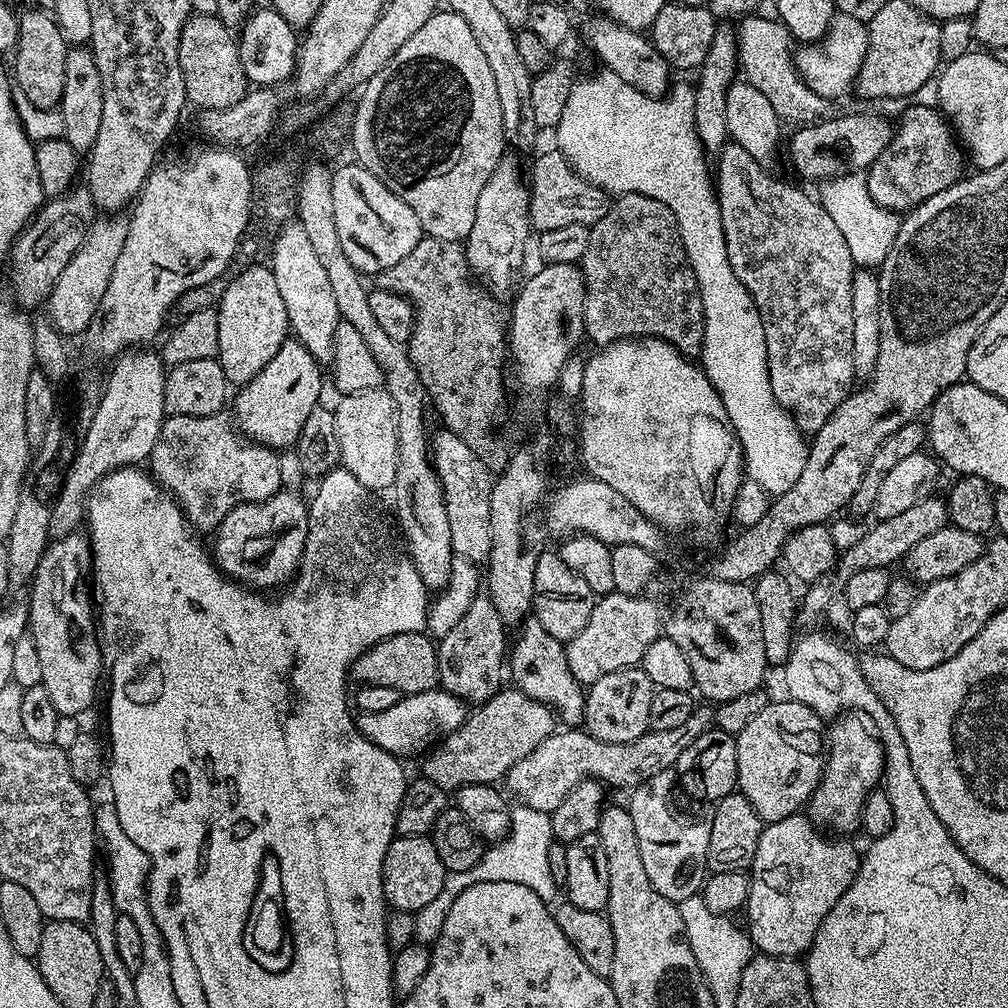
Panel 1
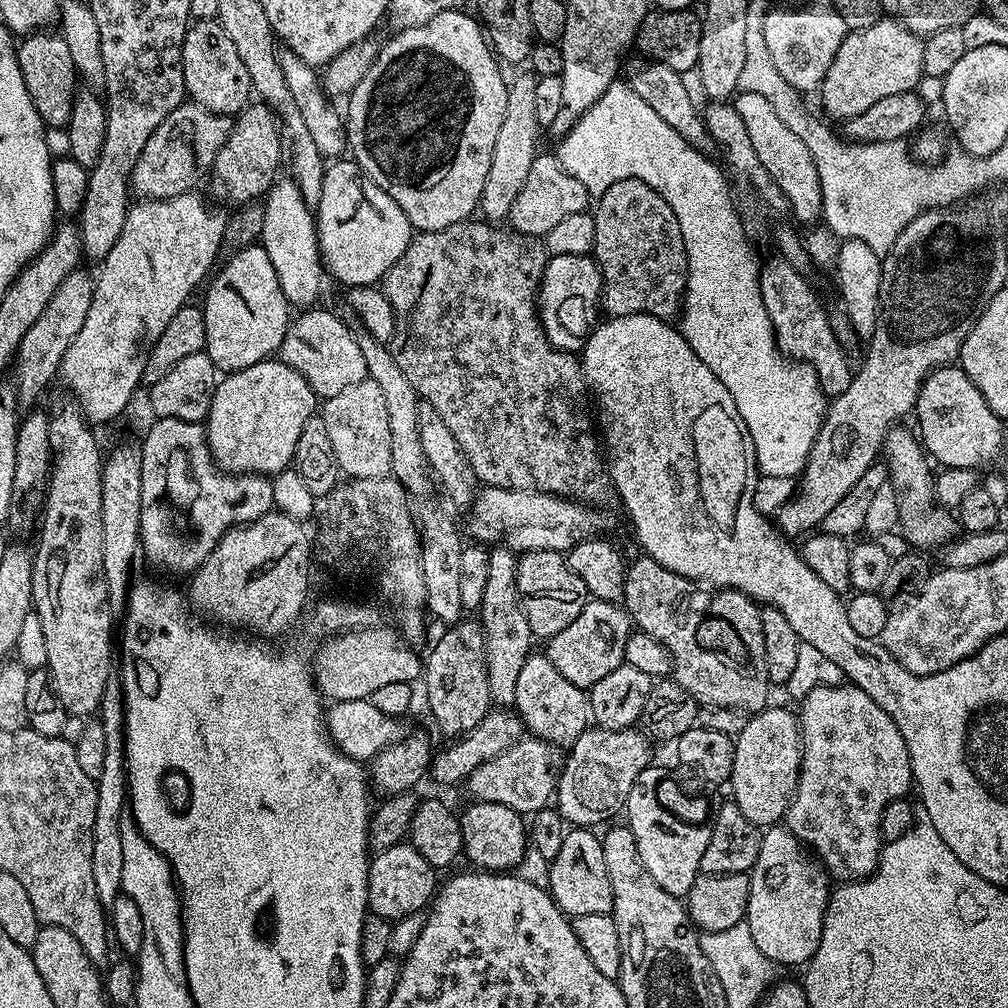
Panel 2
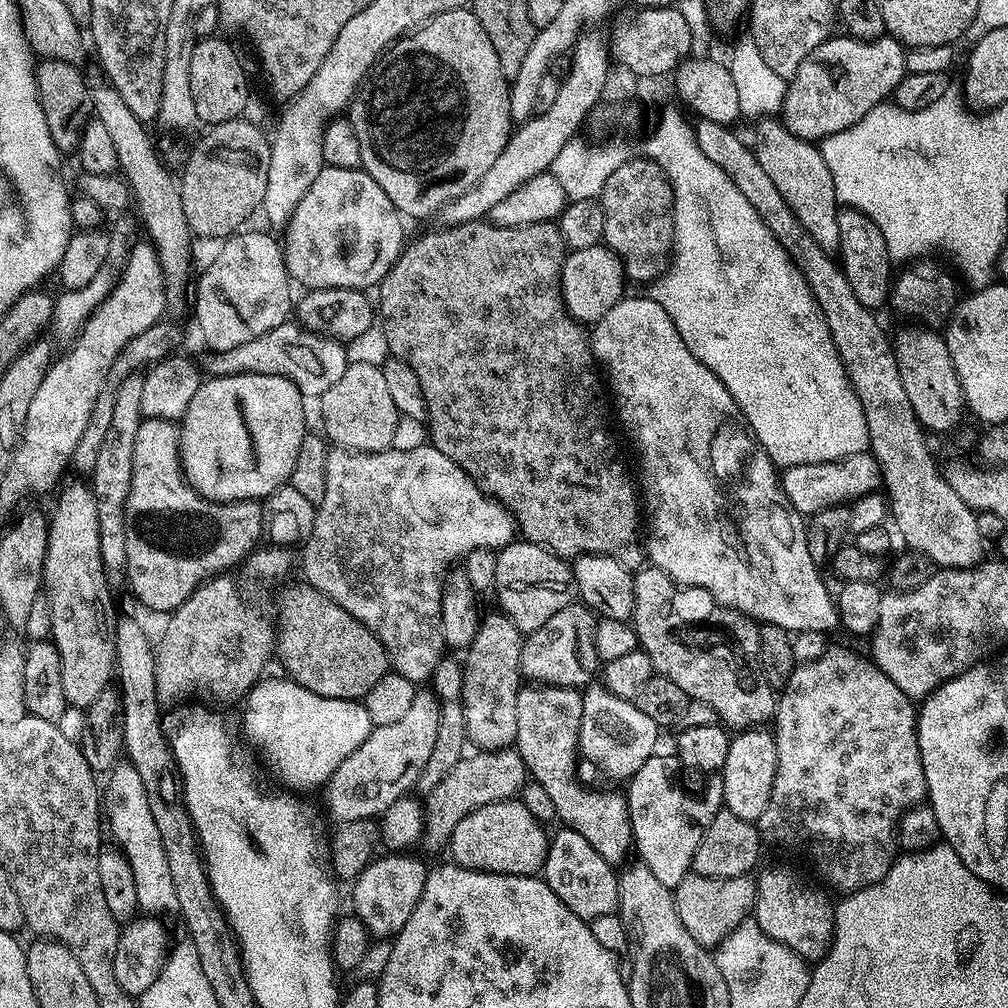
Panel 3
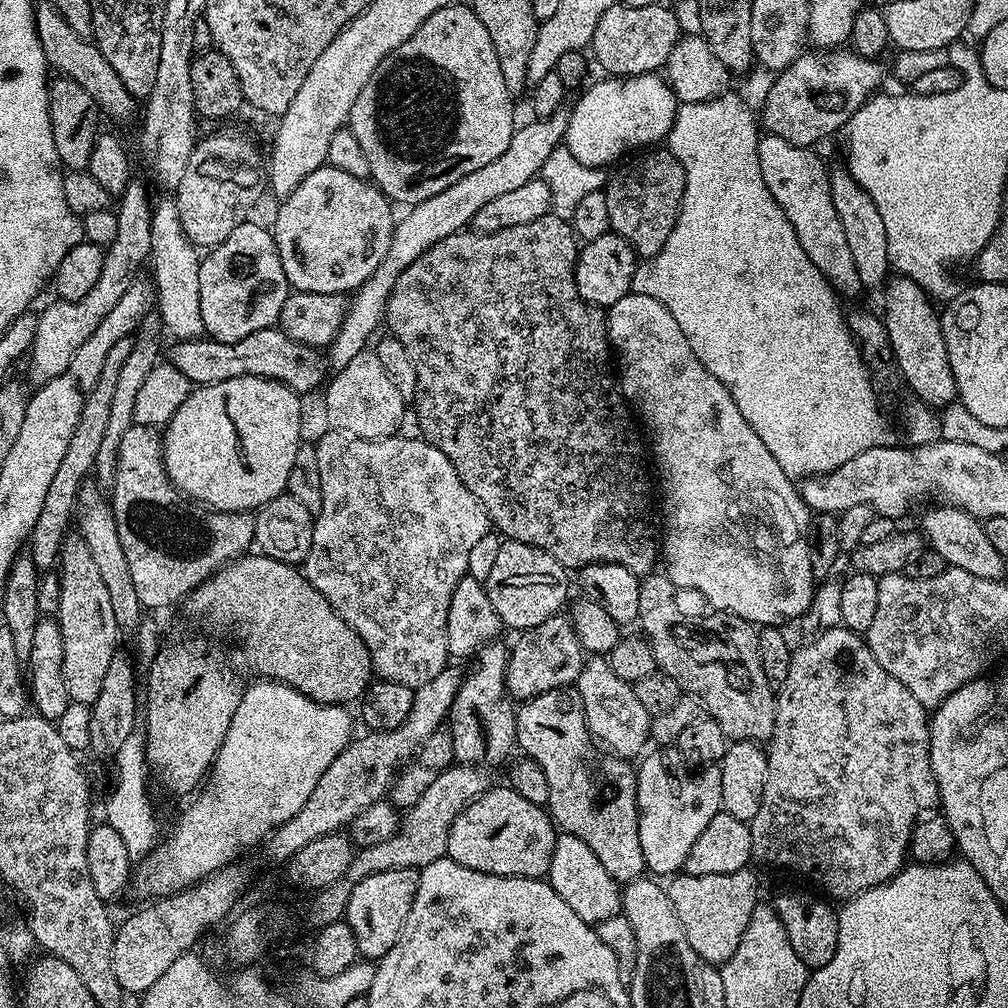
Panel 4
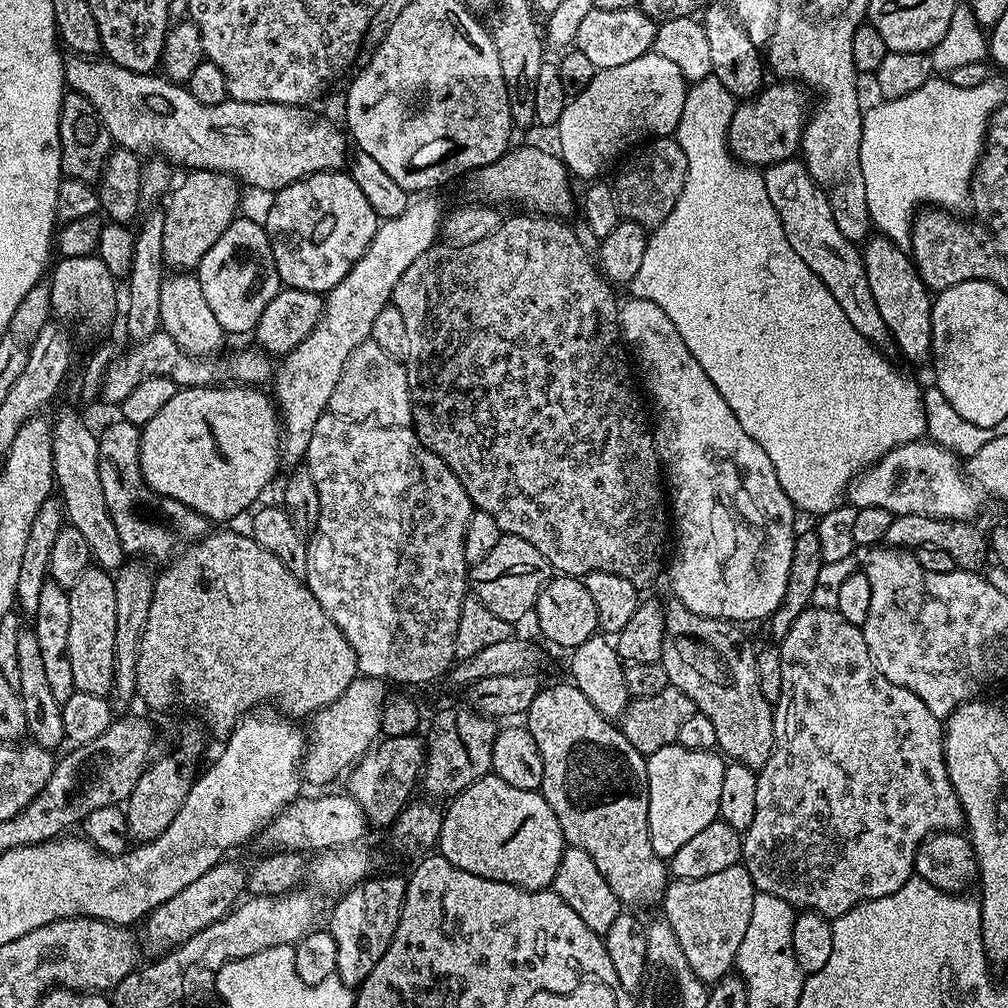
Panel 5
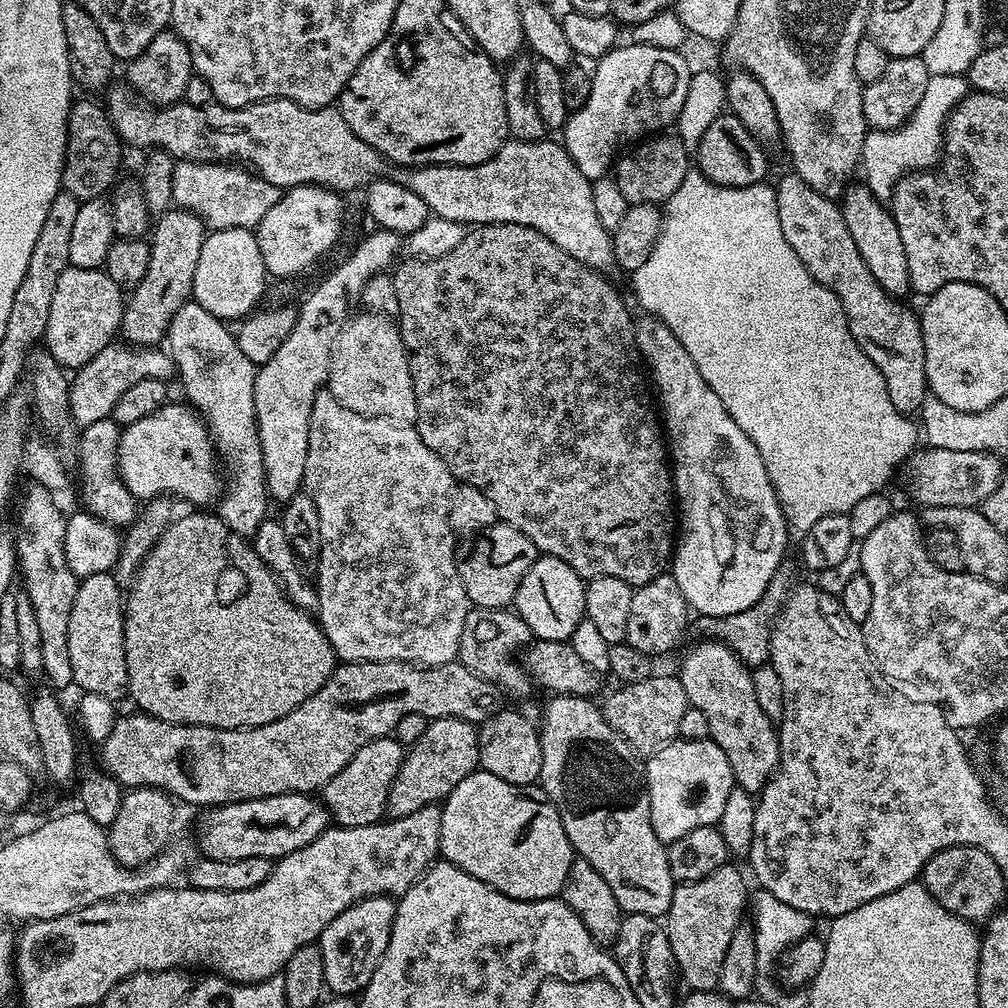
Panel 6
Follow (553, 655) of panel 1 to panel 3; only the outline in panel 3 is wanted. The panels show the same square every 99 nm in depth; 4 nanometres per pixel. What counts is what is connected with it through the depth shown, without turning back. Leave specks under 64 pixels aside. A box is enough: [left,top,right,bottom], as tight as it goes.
[514,687,634,866]

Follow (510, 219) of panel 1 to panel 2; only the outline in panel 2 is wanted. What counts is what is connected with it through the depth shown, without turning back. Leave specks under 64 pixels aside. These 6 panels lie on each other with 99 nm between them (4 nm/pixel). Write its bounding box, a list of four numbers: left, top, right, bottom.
[479,70,542,221]

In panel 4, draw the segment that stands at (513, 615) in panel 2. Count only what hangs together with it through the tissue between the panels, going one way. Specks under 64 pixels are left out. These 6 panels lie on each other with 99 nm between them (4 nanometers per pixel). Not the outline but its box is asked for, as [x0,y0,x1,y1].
[446,643,517,764]

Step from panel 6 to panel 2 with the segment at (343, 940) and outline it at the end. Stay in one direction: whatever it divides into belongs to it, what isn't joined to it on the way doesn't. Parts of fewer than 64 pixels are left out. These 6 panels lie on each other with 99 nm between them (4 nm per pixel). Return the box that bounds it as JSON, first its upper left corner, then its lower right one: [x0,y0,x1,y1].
[368,842,438,922]

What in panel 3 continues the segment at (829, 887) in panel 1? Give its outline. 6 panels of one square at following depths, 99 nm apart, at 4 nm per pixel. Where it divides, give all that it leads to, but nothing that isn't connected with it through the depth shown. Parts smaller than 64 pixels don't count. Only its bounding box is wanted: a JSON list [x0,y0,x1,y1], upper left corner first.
[754,868,833,960]

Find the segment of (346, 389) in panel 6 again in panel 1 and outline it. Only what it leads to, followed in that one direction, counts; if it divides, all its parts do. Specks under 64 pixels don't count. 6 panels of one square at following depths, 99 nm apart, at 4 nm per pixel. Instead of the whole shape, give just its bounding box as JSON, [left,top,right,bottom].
[334,387,398,489]

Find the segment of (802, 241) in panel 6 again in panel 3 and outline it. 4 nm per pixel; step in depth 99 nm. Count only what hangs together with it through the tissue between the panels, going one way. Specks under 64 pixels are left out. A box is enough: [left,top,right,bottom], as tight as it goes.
[754,118,840,250]

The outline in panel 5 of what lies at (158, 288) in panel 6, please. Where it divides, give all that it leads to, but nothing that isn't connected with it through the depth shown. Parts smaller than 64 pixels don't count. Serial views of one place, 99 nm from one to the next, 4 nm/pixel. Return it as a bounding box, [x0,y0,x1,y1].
[162,170,242,270]

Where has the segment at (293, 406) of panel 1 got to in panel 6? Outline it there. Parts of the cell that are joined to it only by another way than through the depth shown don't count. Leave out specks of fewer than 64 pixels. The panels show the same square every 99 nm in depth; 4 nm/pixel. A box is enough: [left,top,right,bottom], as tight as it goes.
[116,402,222,506]

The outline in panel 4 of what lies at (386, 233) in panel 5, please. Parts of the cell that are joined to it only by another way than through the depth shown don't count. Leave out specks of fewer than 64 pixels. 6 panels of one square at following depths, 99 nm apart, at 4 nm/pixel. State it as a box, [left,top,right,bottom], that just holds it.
[326,111,568,369]

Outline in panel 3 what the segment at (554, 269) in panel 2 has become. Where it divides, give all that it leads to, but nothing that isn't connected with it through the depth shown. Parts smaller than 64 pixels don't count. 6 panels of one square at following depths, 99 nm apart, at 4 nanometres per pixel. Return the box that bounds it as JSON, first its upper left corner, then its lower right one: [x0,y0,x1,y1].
[560,243,626,326]

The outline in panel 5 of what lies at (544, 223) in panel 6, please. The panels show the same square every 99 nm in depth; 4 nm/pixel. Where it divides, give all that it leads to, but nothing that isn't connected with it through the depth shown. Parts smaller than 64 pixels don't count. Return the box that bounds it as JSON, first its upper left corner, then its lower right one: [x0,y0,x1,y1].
[472,148,572,218]

